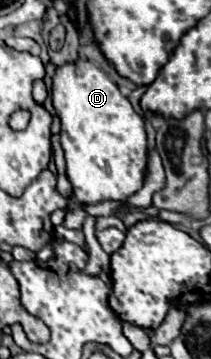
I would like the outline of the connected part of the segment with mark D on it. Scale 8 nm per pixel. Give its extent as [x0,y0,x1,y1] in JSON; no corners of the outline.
[52,61,146,229]

